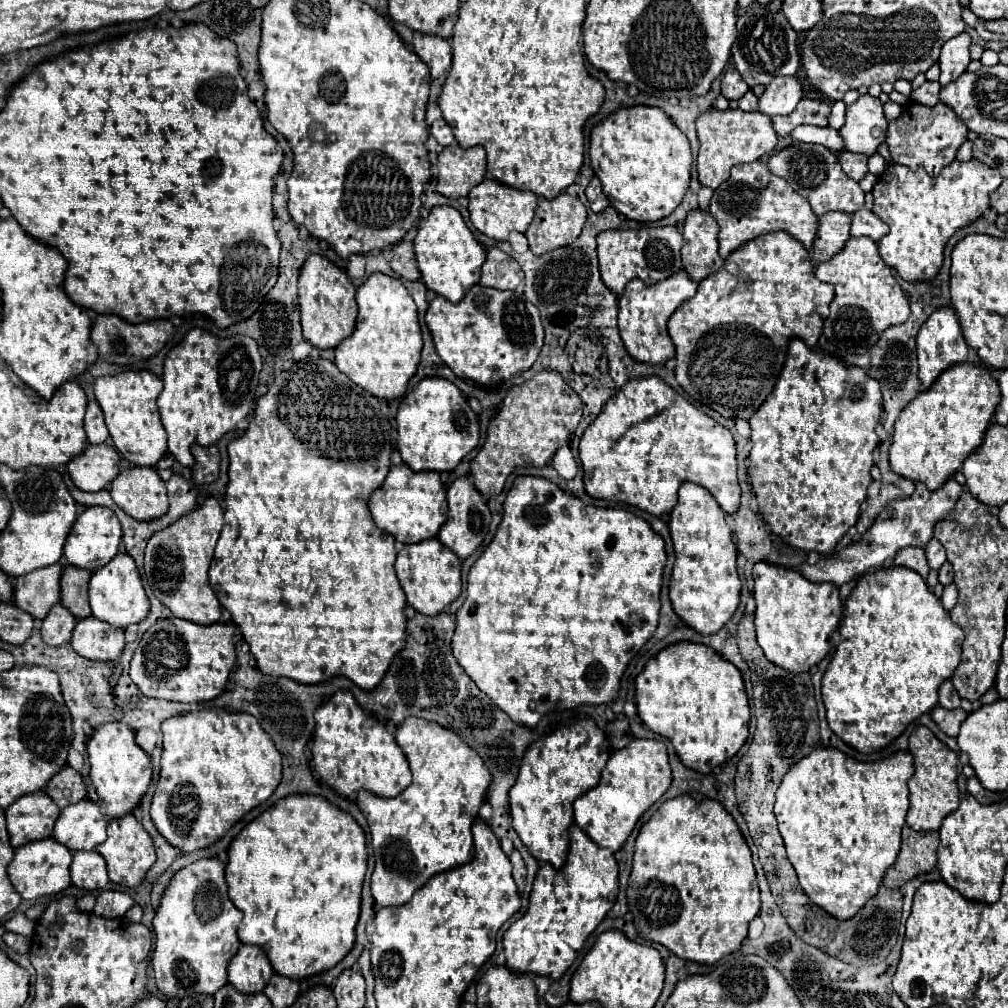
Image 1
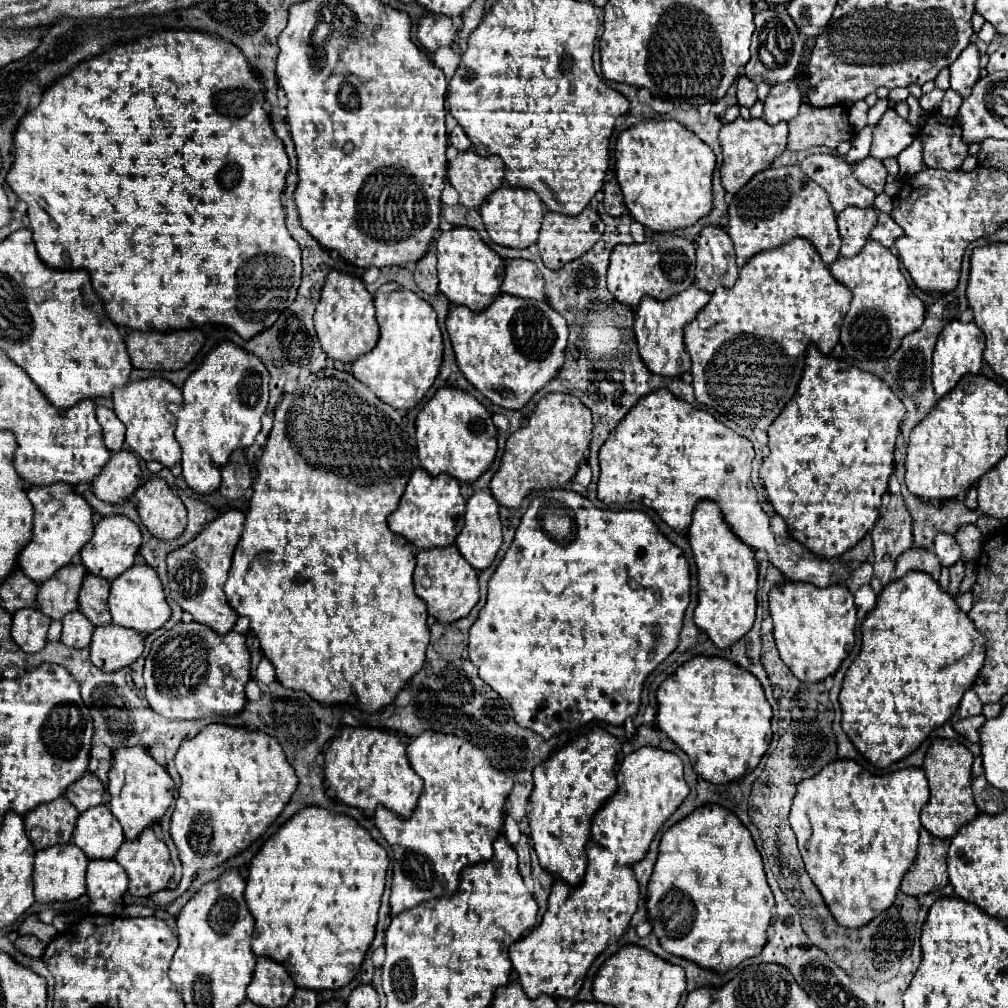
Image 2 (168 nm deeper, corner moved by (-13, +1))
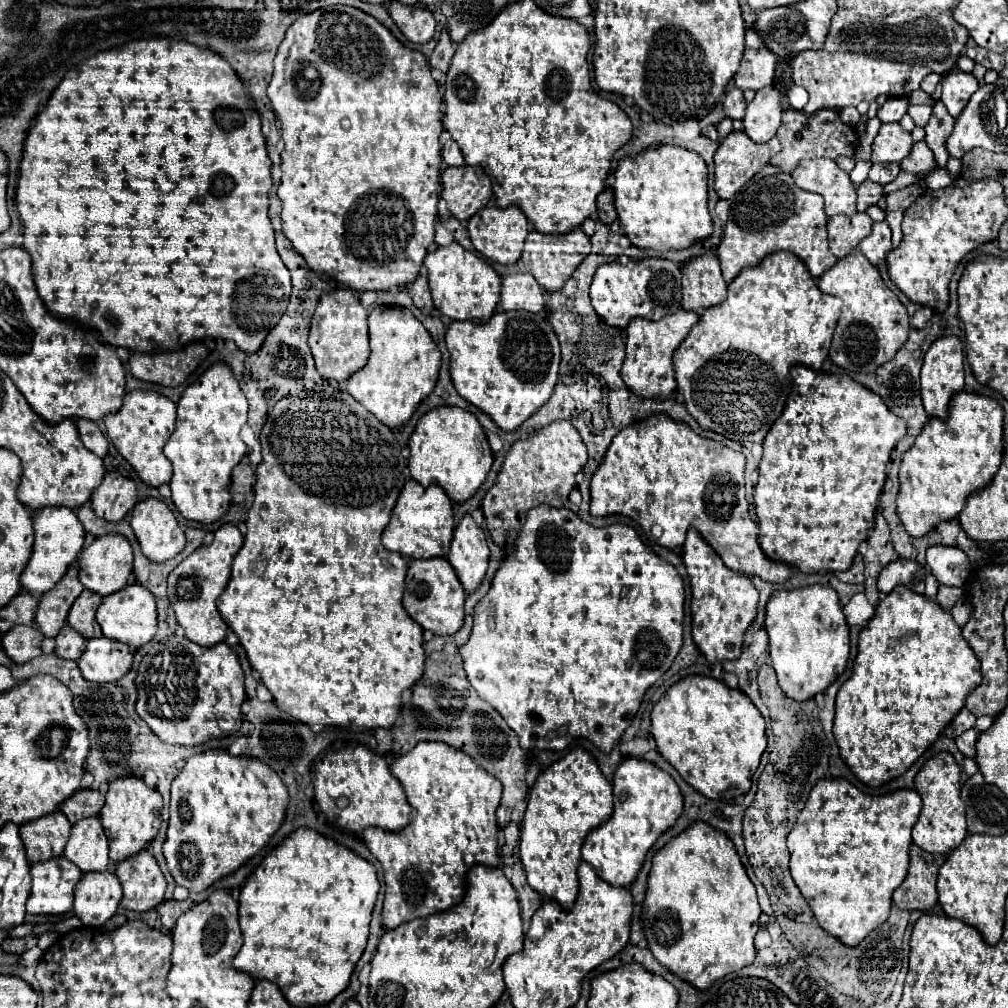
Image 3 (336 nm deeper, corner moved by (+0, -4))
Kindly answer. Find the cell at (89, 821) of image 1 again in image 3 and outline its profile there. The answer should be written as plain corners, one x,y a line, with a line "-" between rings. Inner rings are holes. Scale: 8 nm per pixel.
86,817
72,825
64,857
68,857
84,873
108,869
108,839
98,817

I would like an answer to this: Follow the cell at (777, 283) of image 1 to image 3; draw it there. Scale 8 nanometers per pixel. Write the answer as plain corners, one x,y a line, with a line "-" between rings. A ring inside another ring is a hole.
776,251
754,267
744,267
728,285
726,301
704,311
700,321
690,329
686,339
674,351
674,373
678,395
682,395
690,415
706,429
712,429
728,439
762,443
770,425
782,415
790,393
790,367
802,363
810,369
820,369
830,343
842,301
818,289
810,271
790,251

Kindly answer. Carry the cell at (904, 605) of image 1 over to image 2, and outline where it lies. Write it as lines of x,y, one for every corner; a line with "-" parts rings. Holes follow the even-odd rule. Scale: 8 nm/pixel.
909,572
887,584
877,598
877,608
863,620
861,632
861,652
845,674
839,694
843,710
841,726
865,760
877,768
887,768
913,754
931,730
943,726
957,712
963,694
973,686
983,666
987,640
979,634
969,616
959,610
955,598
929,578
929,574
921,572

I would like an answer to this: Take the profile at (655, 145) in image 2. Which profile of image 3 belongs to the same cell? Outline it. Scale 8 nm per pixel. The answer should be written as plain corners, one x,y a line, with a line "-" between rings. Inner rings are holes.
654,145
618,161
614,171
614,205
624,235
642,249
684,249
712,233
708,213
708,169
704,159
676,145

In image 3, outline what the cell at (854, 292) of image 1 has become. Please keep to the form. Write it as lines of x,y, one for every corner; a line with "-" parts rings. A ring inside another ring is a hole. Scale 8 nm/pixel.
860,251
838,259
836,265
824,271
824,275
818,279
818,287
822,293
836,295
844,301
830,347
830,359
838,367
860,373
876,371
906,343
910,331
908,311
886,287
878,269

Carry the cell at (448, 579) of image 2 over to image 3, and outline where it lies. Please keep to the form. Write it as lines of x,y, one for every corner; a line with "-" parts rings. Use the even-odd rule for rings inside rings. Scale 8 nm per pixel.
444,557
410,561
404,591
404,609
424,629
432,631
434,635
452,635
454,631
458,631
464,621
464,601
466,591
454,567

